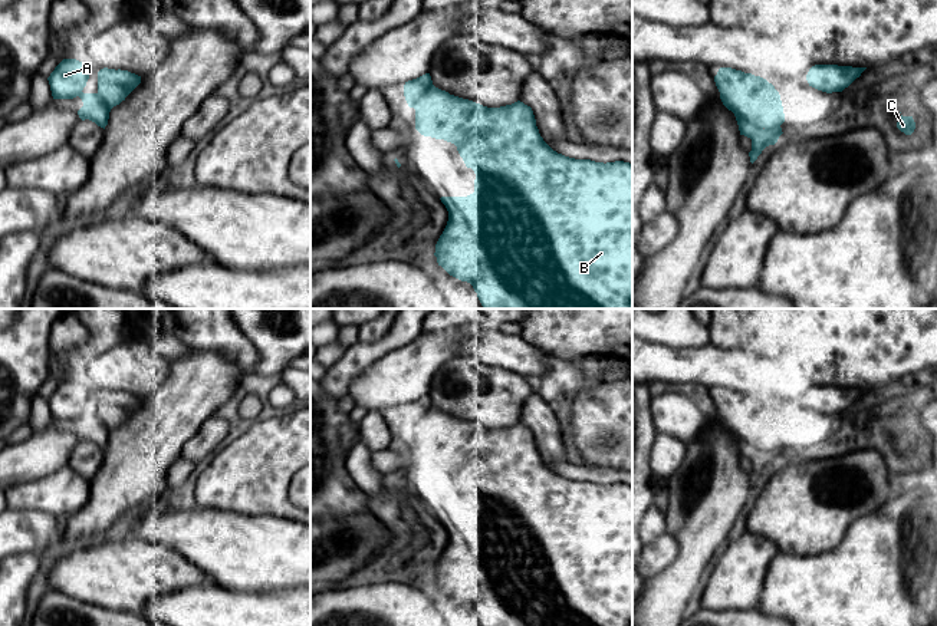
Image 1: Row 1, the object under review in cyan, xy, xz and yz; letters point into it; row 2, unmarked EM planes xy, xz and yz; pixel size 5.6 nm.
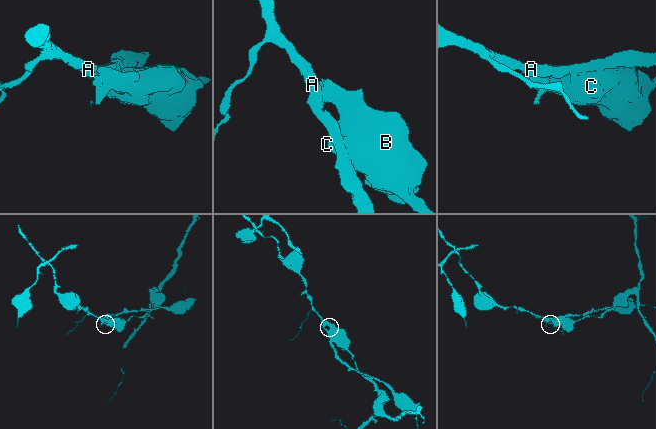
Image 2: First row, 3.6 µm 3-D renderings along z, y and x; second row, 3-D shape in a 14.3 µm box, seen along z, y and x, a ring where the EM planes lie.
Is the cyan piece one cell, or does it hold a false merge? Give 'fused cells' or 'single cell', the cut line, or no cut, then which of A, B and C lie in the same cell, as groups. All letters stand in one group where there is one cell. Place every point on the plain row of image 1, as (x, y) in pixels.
fused cells; cut in yz along (720, 415), (742, 438), (762, 451); A / B C

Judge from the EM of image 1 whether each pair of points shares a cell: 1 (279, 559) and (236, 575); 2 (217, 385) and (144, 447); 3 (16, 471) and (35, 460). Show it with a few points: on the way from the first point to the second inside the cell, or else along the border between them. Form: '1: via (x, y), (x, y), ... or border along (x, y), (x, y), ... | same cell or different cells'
1: via (269, 559), (252, 559), (246, 564) | same cell
2: via (199, 392), (163, 428) | same cell
3: via (20, 467), (30, 460) | same cell

